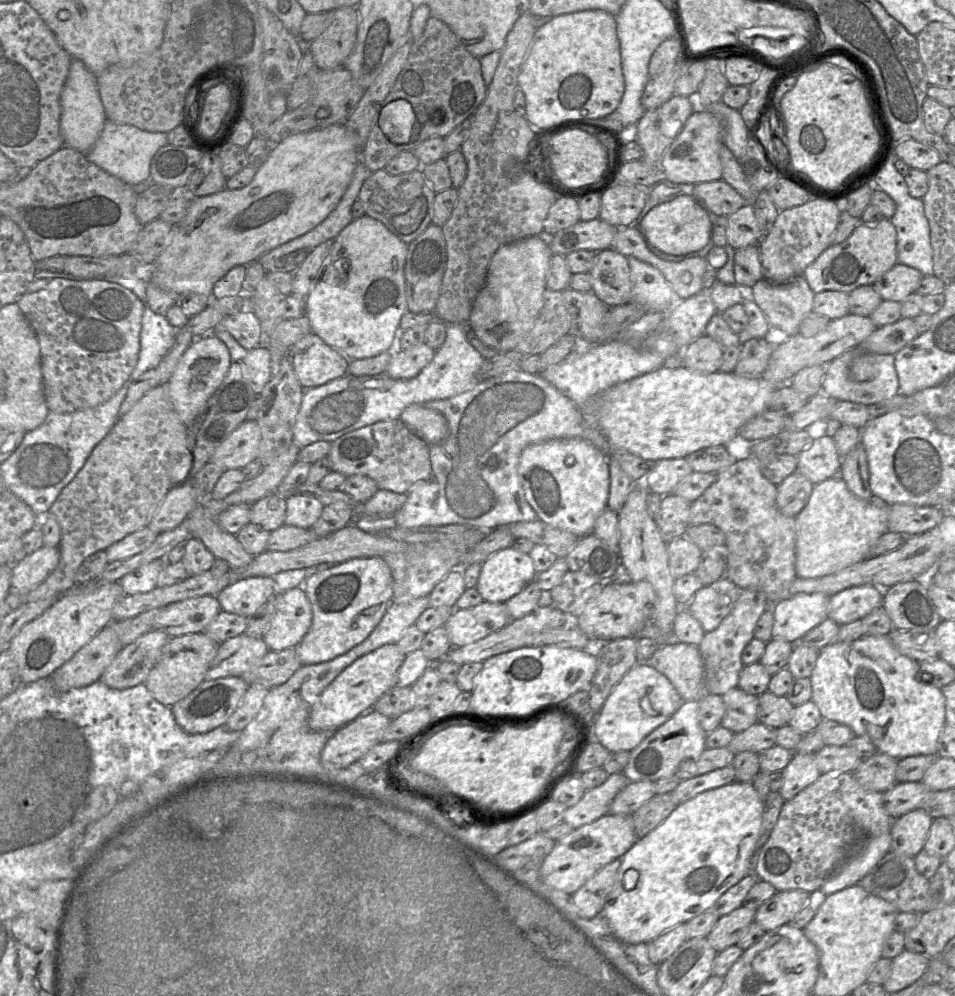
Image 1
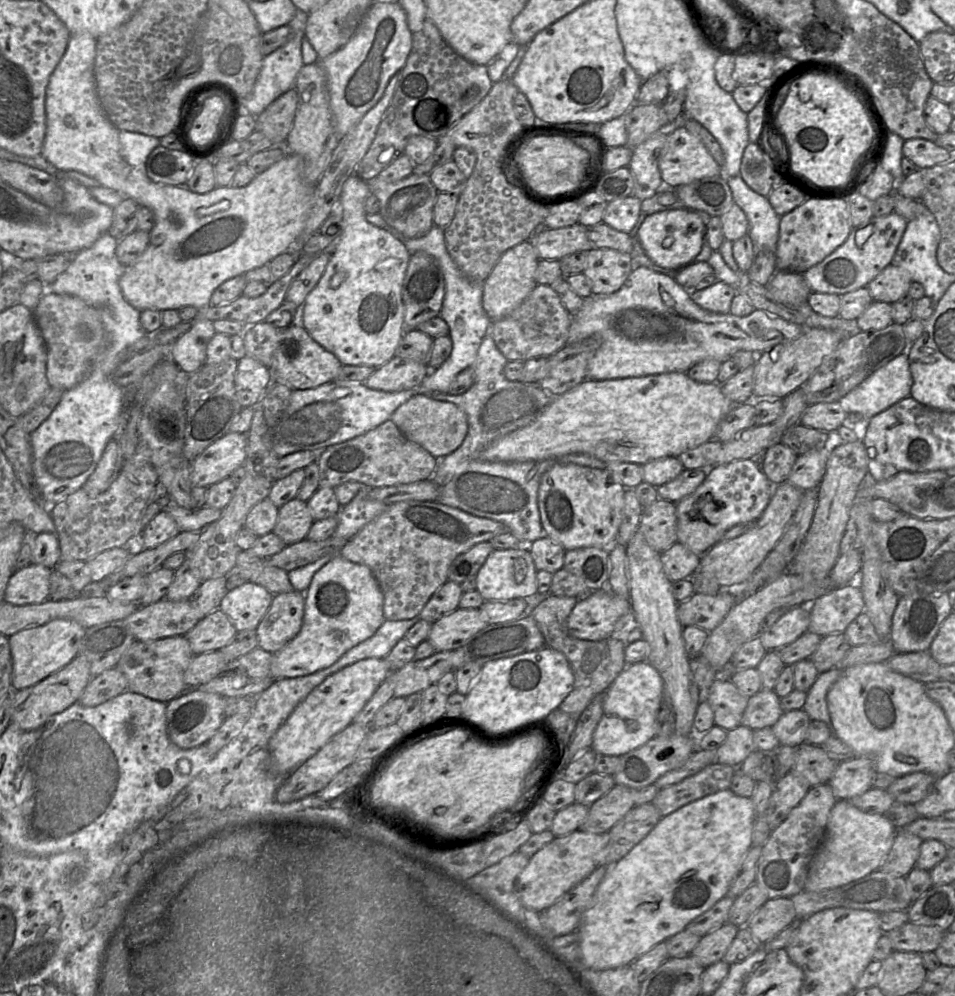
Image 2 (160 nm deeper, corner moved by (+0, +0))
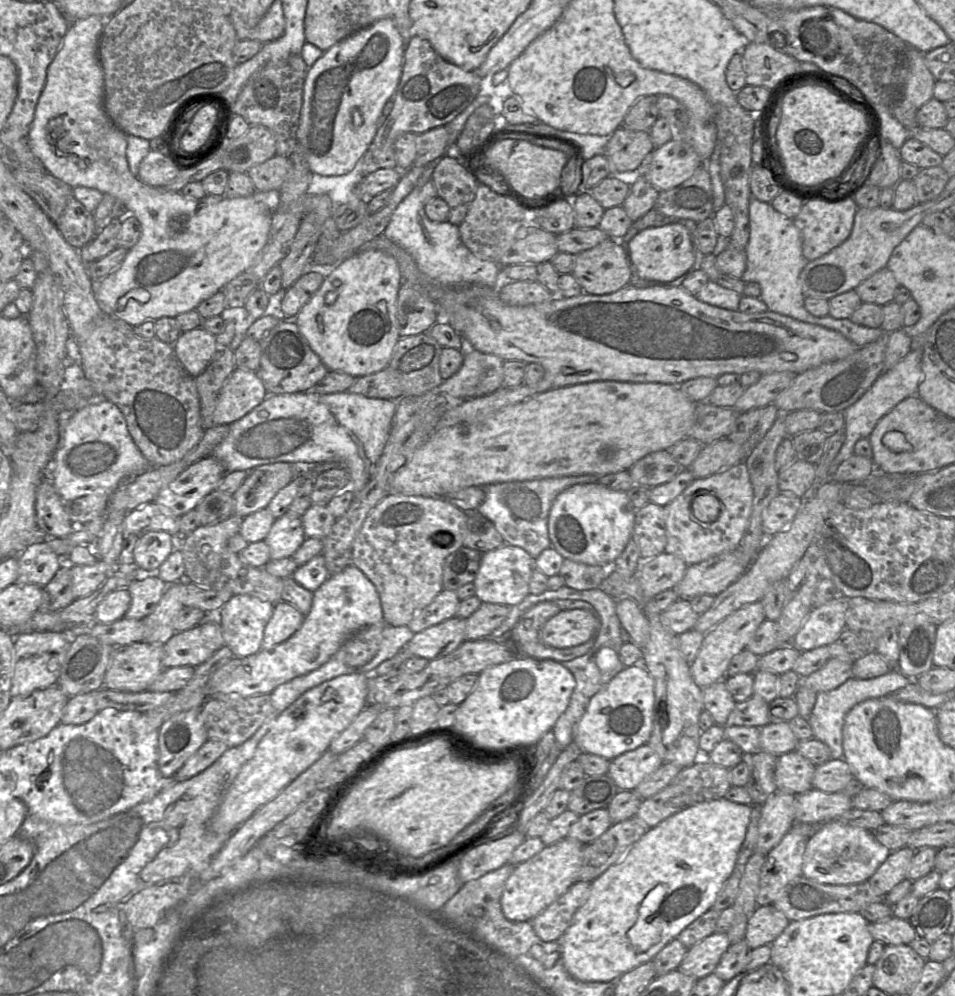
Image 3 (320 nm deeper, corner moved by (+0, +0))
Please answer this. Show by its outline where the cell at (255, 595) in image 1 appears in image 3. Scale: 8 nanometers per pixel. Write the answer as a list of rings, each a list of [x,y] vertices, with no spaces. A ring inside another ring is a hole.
[[[247,594],[233,595],[216,613],[225,645],[236,658],[244,658],[262,649],[264,629],[274,604]]]

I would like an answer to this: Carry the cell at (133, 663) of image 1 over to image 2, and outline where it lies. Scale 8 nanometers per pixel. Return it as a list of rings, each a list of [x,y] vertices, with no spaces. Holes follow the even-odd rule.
[[[113,667],[92,677],[78,699],[85,707],[98,706],[127,690],[127,680],[123,673]]]

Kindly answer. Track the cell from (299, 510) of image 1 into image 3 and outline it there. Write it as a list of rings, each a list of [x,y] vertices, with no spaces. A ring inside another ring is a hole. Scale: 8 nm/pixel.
[[[287,511],[274,521],[264,541],[269,547],[270,559],[279,560],[292,557],[305,538],[302,517]]]

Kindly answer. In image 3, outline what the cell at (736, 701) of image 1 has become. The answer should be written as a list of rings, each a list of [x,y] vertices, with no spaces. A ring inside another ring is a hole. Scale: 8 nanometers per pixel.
[[[719,680],[703,688],[704,709],[713,717],[715,724],[725,726],[731,722],[736,702],[728,691],[725,680]]]

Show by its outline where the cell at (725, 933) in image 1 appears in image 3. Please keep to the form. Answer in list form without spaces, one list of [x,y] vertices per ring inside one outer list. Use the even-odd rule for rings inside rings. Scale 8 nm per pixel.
[[[713,933],[688,948],[677,969],[696,980],[702,979],[713,973],[729,946],[727,933]]]

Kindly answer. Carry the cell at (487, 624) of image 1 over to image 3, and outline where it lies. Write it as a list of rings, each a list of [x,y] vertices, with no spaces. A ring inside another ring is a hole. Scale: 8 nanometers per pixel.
[[[458,616],[415,633],[408,642],[413,656],[428,659],[444,657],[465,640],[466,620]]]

